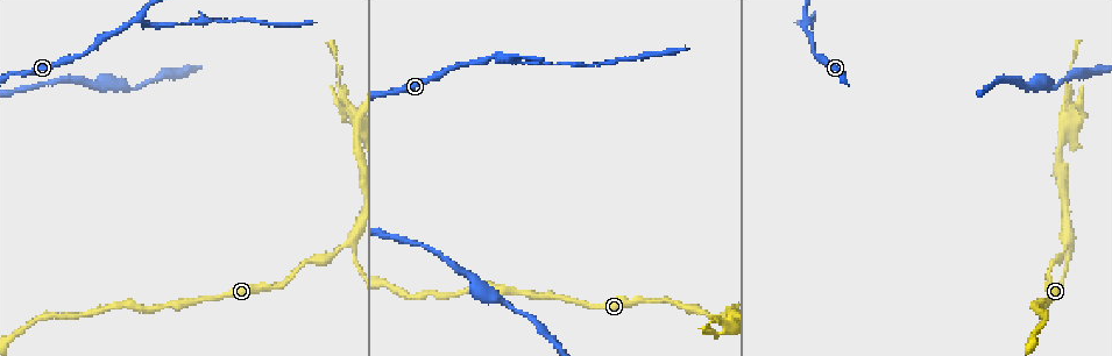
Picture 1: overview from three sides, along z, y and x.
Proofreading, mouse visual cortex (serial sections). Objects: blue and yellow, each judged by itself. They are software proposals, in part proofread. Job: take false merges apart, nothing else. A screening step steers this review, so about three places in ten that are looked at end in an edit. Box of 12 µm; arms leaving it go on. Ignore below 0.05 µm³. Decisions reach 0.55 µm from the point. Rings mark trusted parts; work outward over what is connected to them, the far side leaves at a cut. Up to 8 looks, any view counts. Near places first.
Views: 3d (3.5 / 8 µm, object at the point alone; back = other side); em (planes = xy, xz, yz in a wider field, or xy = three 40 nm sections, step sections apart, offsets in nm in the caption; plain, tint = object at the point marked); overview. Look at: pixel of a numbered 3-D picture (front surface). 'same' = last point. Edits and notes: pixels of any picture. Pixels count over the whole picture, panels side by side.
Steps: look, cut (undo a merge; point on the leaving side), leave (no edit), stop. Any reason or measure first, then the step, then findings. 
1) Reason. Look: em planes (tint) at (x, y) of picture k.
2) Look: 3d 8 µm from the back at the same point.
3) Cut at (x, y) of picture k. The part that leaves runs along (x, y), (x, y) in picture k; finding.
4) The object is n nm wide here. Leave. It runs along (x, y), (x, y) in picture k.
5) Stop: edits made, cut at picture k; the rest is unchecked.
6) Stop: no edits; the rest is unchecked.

Three arms meet. Look: 3d 3.5 µm at (509, 57) of picture 1.

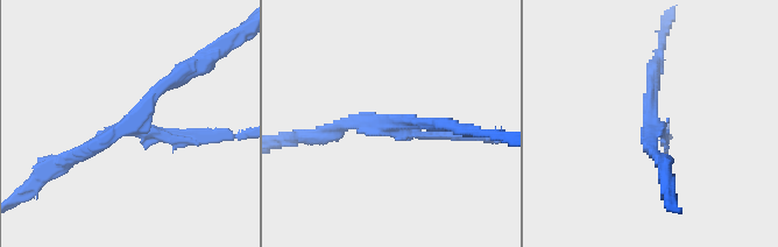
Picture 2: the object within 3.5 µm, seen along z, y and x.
3 arms meet here; the arms are 100, 150, 200 nm wide; now the EM. Look: em xy step 3 (tint) at (654, 125) of picture 2.

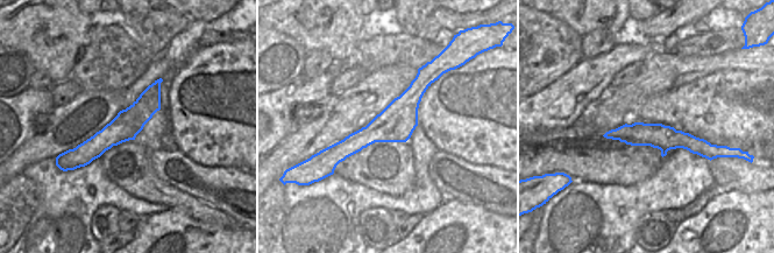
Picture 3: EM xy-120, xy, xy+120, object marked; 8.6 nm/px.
Cut at (204, 136) of picture 2. A border runs along (697, 138), (689, 143), (687, 149) in picture 3; a second cell is stuck on.

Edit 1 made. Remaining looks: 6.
Redraw. Look: overview.

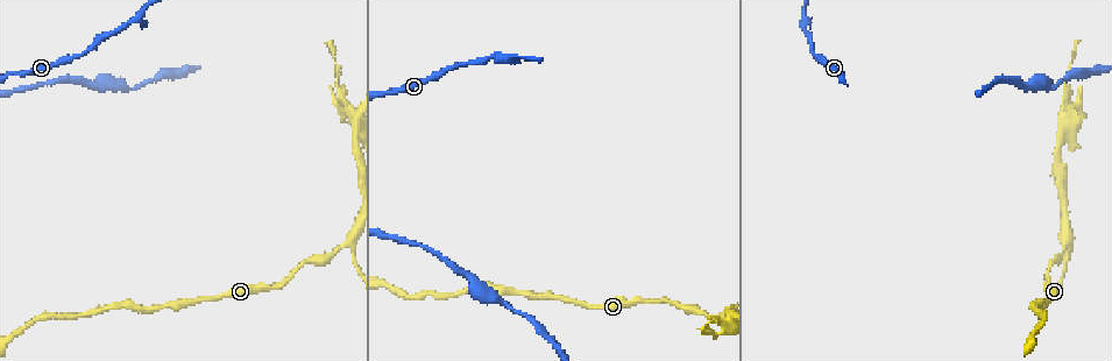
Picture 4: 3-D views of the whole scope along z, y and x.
Thick turns thin. Look: 3d 3.5 µm at (705, 313) of picture 4.

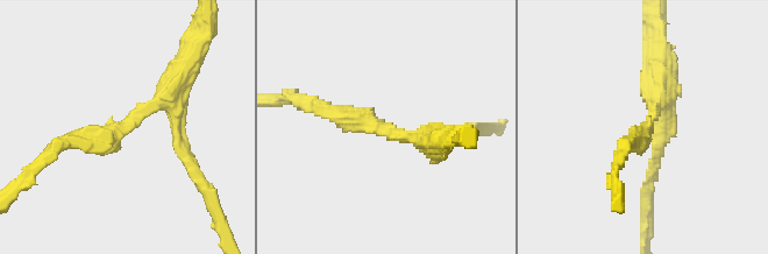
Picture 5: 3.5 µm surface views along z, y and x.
The arms are 200, 350 nm wide; shape alone is not enough. Look: em xy step 3 (tint) at (651, 124) of picture 5.

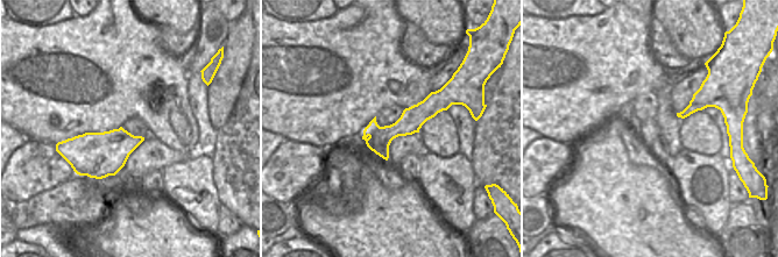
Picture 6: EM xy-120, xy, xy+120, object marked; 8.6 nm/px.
Leave. It runs along (62, 143), (127, 126), (180, 69) in picture 5; one cell here.

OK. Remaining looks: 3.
Calibre changes. Look: 3d 8 µm at (1068, 101) of picture 4.

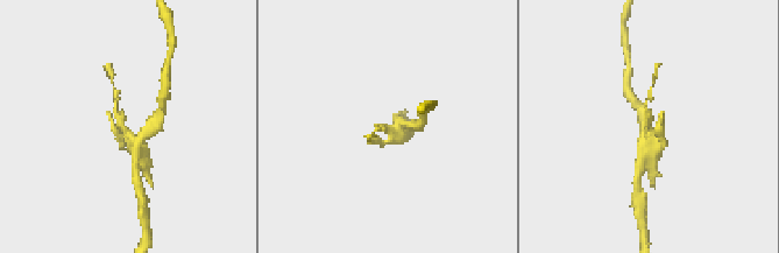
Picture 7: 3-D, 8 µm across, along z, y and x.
Now the EM. Look: em planes (tint) at (645, 130) of picture 7.

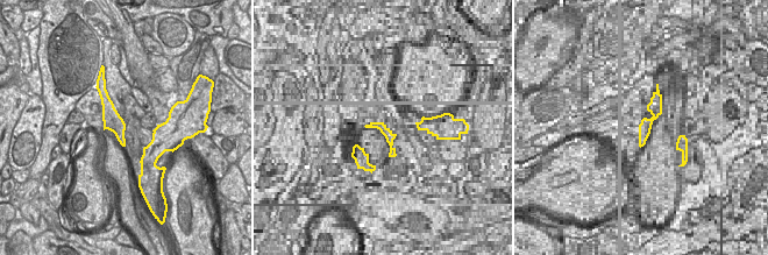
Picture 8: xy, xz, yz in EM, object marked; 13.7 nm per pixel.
Cut at (122, 142) of picture 7. A second cell is stuck on.

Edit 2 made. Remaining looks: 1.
Stop: edits made, cut at picture 2, cut at picture 7; the rest is unchecked.

